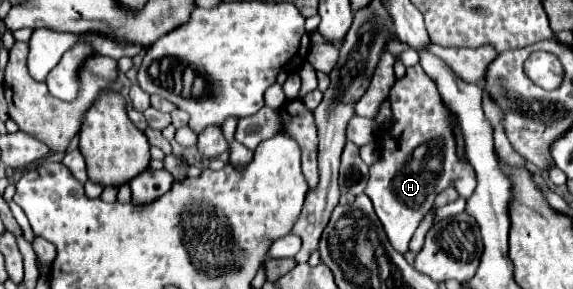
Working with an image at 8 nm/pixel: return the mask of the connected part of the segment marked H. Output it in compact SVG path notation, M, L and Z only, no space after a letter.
M421 65L407 69L407 75L401 81L397 81L397 87L391 89L389 101L391 101L391 111L393 111L393 123L391 123L391 127L387 127L381 133L381 141L379 141L381 143L381 155L369 167L371 179L369 179L369 185L365 189L365 195L373 201L375 213L379 217L393 249L399 253L407 253L409 239L413 237L421 219L429 213L433 199L441 191L445 191L447 187L455 187L459 197L467 199L471 195L471 191L475 189L475 173L473 173L471 165L461 163L457 159L453 131L451 131L449 121L447 121L447 109L441 103L441 97L439 97L439 91L437 91L433 79L423 71Z

